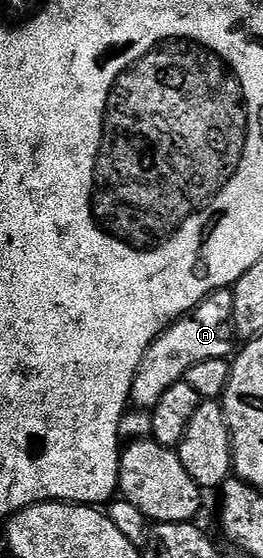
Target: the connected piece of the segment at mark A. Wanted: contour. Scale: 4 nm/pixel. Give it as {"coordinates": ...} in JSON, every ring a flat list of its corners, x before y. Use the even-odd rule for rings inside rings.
{"coordinates":[[224,290,206,296,201,303,175,321,161,333,149,346,145,358,135,375,131,387,130,403,136,409,150,410,161,402,161,394,169,390,178,380,184,379,187,372,197,362,205,362,205,358,228,359,232,355,233,341,233,291],[231,352,231,353,230,353]]}

